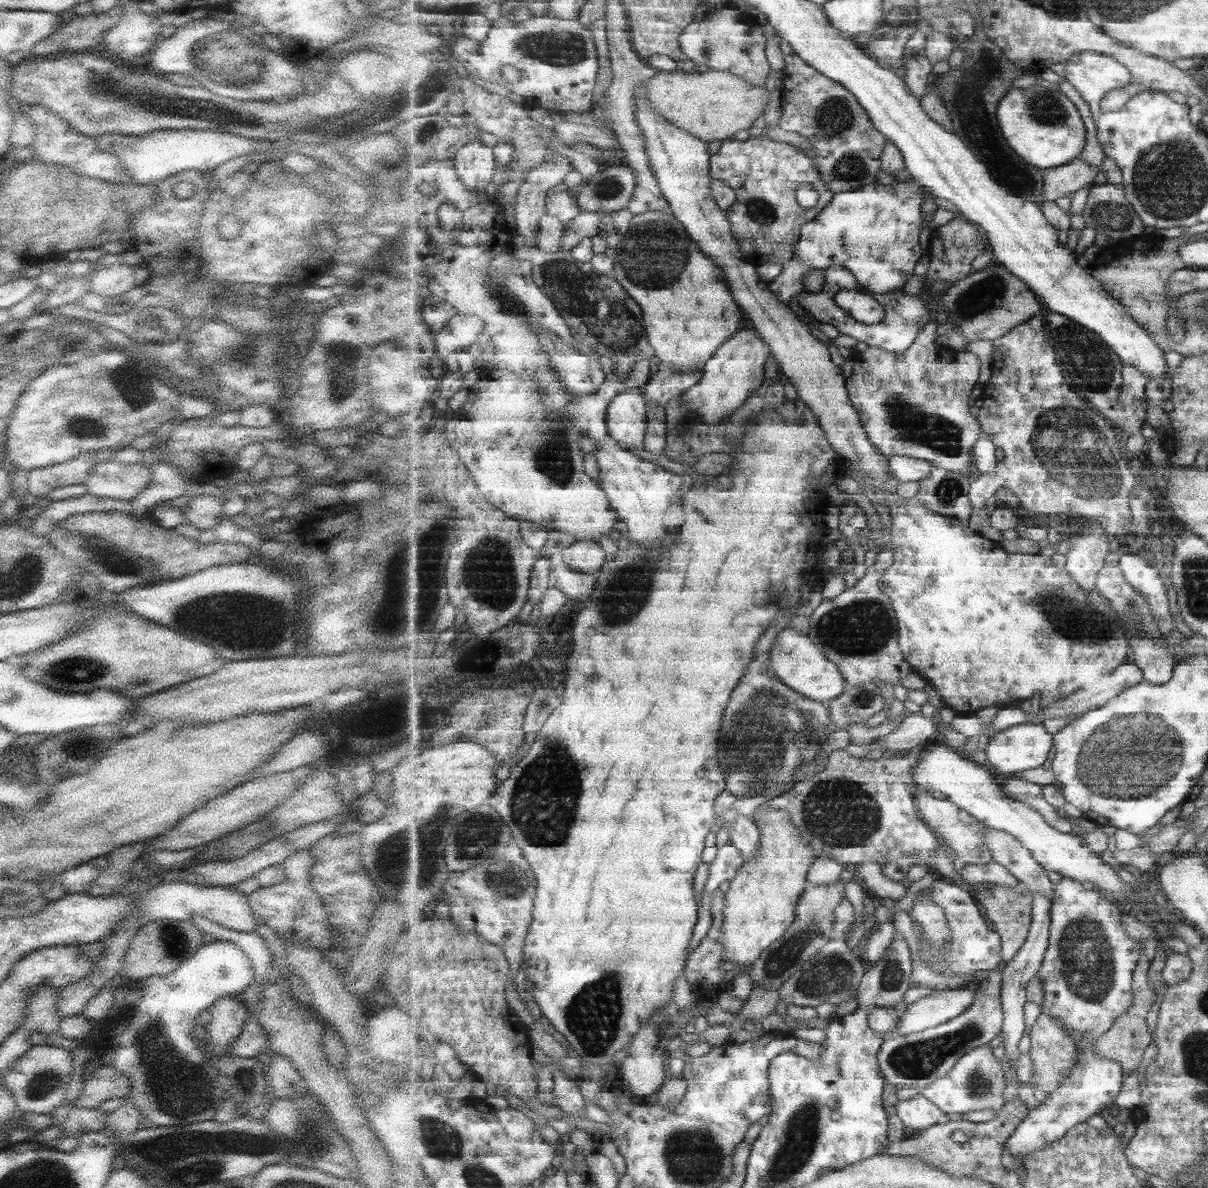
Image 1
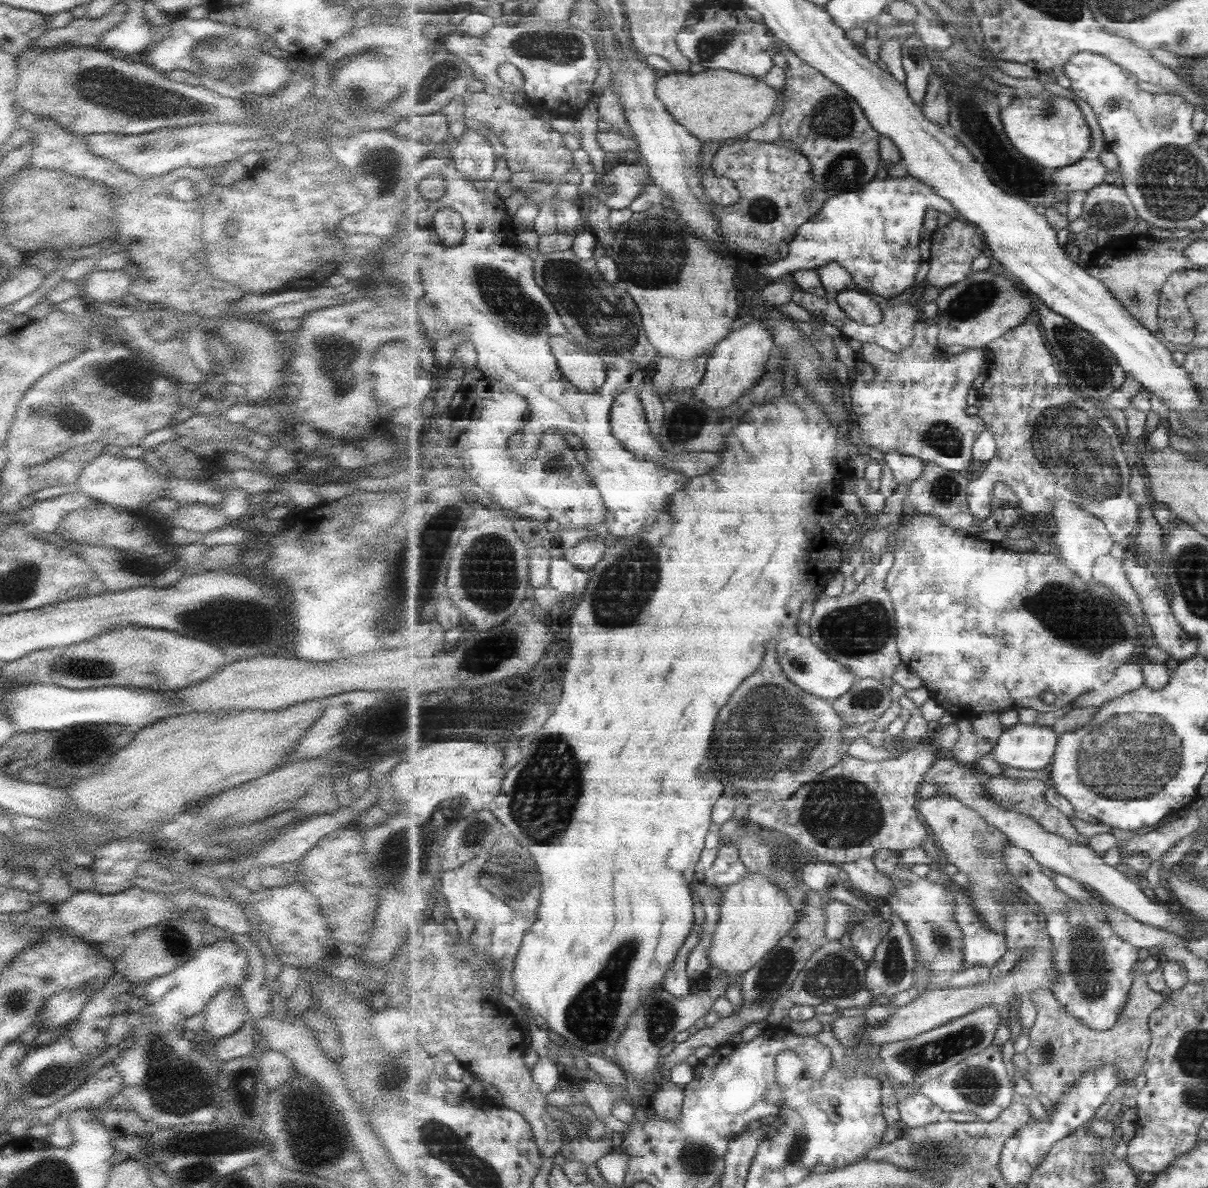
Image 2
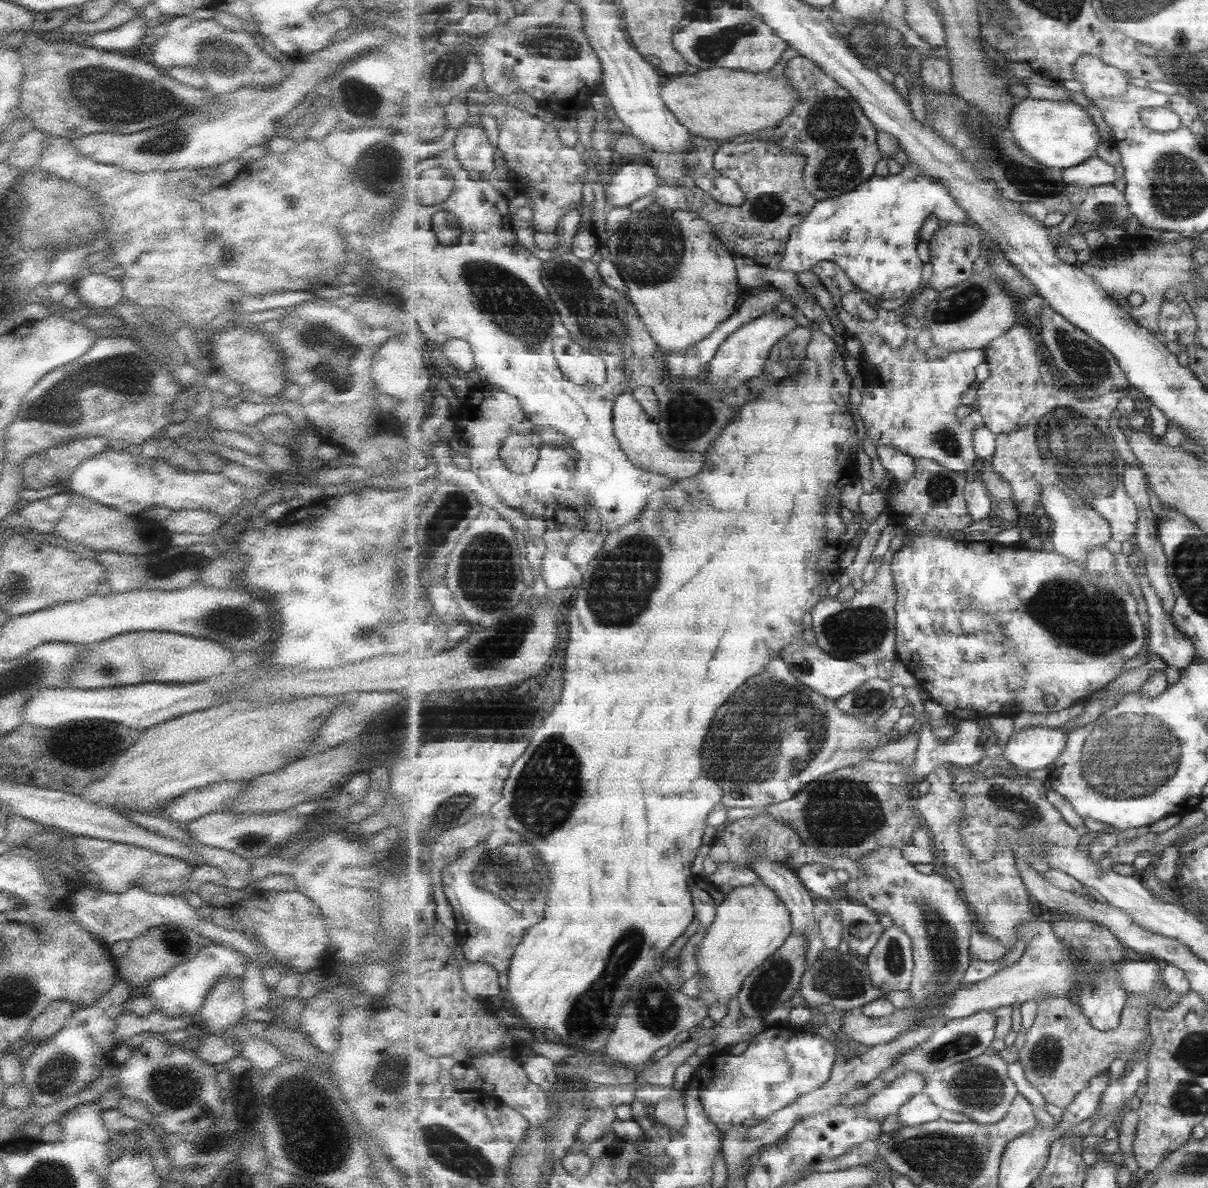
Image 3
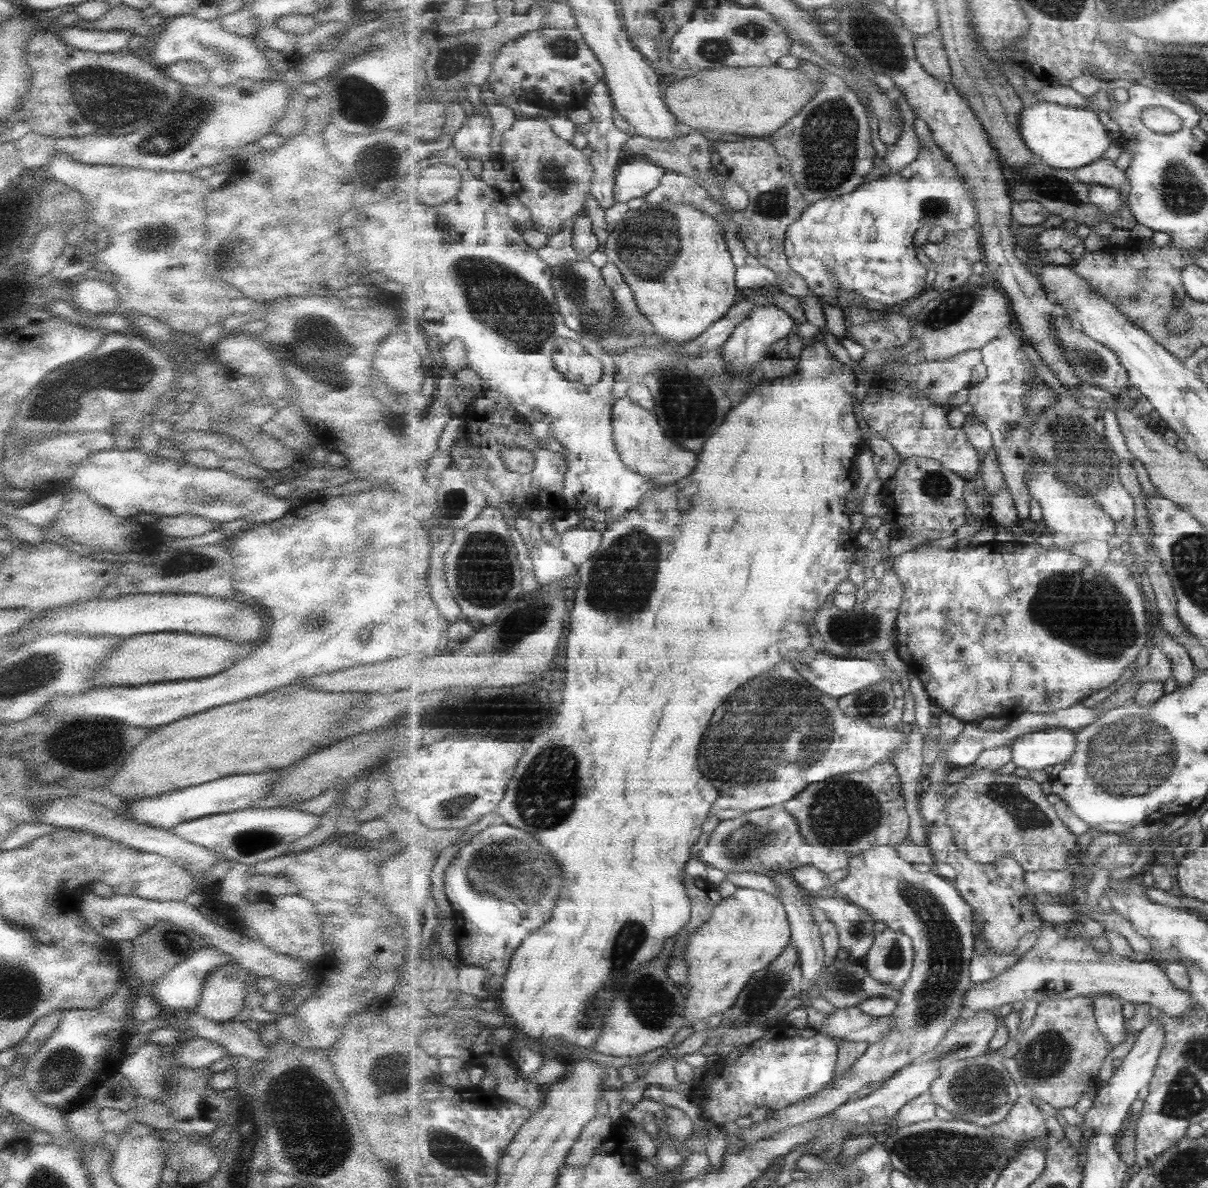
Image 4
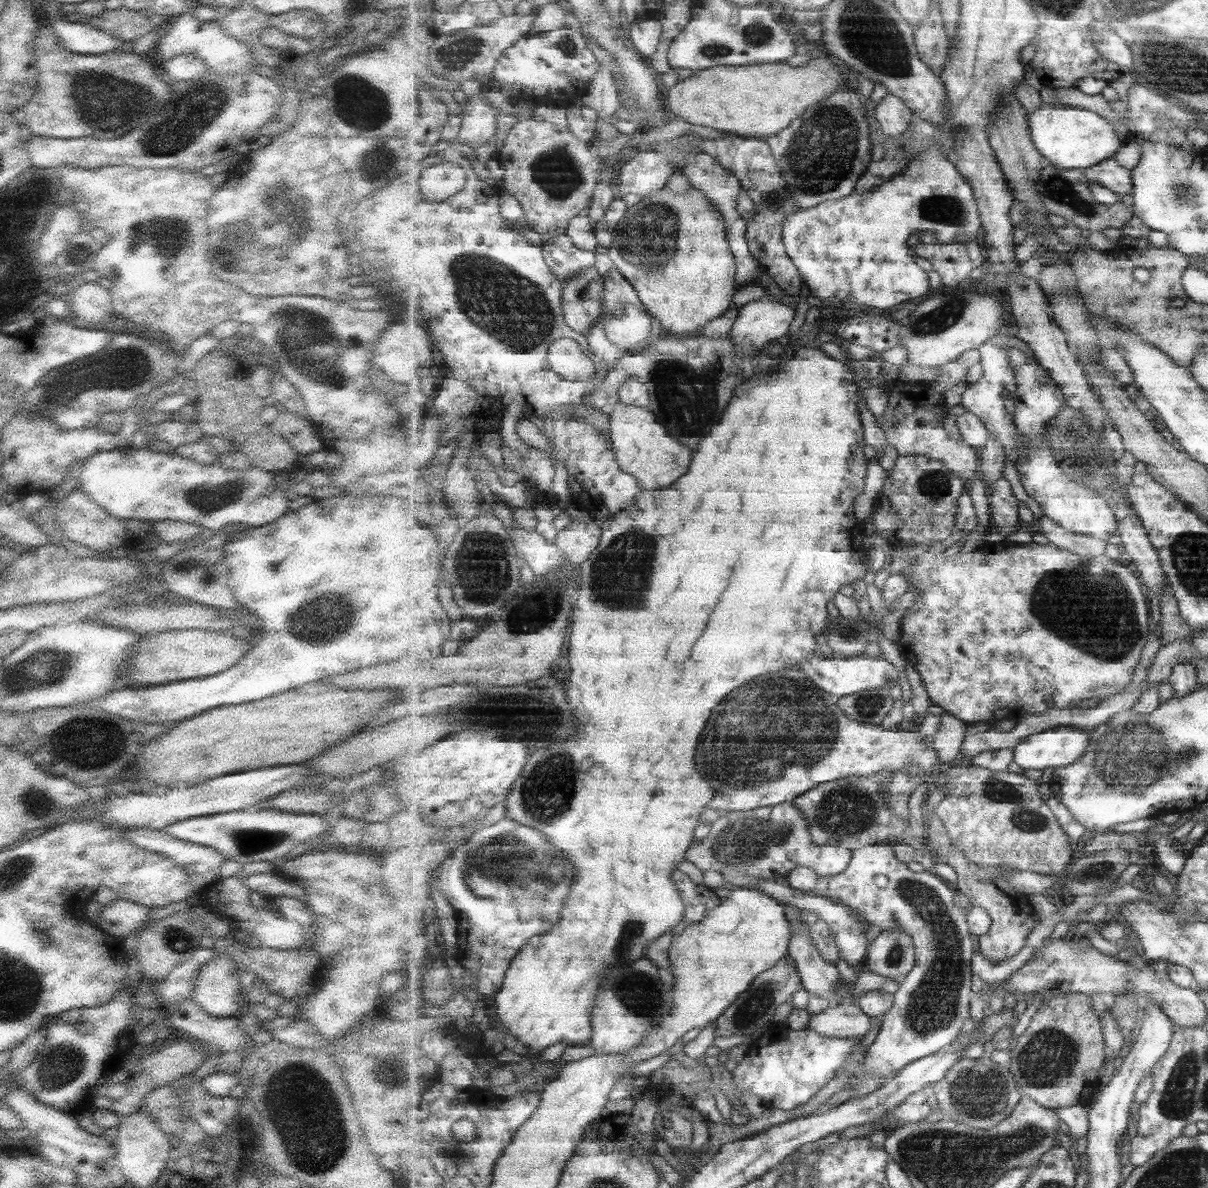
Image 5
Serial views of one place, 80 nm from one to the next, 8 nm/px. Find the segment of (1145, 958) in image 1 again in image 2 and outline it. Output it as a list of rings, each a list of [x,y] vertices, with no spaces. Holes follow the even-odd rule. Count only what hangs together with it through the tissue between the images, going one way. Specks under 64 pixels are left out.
[[[1143,972],[1135,974],[1129,1005],[1123,1009],[1113,1028],[1102,1031],[1085,1026],[1055,998],[1051,990],[1040,988],[1030,993],[1029,999],[1035,1004],[1037,1017],[1033,1026],[1027,1030],[1030,1044],[1024,1053],[1029,1061],[1027,1079],[1035,1092],[1044,1094],[1057,1104],[1078,1086],[1078,1082],[1090,1070],[1117,1066],[1125,1072],[1127,1079],[1137,1078],[1144,1072],[1152,1045],[1150,1016],[1164,1003],[1163,994],[1151,990],[1146,977]]]

